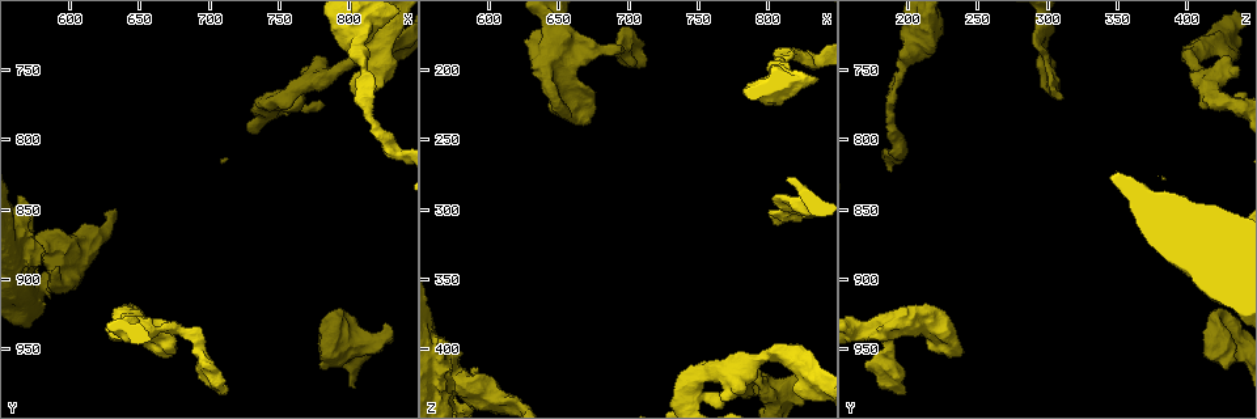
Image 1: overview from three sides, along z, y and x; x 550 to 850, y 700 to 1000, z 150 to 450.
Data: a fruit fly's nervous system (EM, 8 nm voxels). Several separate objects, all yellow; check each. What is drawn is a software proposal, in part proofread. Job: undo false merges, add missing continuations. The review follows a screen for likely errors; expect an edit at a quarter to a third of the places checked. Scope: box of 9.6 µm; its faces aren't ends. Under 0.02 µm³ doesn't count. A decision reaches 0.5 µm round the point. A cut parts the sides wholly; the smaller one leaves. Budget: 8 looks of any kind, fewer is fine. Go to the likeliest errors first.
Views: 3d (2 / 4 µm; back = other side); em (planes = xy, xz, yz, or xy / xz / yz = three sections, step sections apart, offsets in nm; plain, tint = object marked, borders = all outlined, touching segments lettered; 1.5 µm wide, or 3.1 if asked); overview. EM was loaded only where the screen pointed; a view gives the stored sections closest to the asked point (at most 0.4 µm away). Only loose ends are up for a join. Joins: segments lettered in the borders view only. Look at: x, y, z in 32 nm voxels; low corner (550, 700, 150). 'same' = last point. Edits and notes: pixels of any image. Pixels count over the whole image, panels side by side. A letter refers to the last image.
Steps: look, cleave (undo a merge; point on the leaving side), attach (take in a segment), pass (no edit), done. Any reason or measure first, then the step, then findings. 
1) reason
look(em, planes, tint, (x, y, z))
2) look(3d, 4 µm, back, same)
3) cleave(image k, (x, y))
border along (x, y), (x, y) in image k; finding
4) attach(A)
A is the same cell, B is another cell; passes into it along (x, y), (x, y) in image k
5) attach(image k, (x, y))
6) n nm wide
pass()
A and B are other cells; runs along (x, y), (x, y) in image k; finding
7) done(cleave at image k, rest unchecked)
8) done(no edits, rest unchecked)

branch stops here
look(3d, 4 µm, (710, 972, 184))

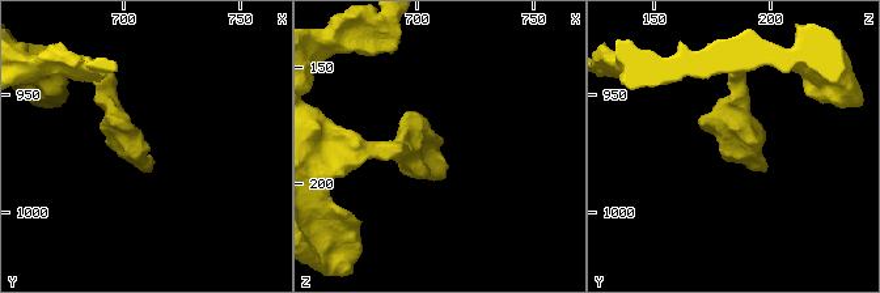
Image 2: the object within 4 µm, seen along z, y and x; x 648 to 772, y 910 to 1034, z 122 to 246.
look(em, planes, borders, (712, 975, 182))

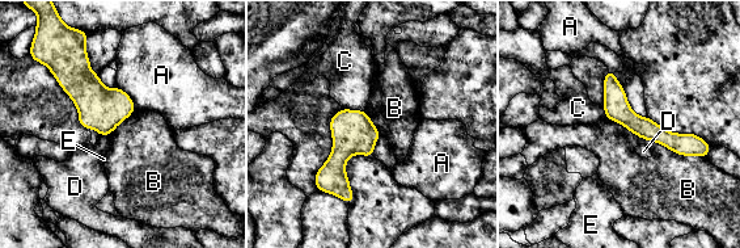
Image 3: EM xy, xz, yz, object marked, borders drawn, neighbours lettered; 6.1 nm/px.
150 nm wide
pass()
A, B, C, D and E are other cells; border along (605, 116), (675, 152), (703, 158) in image 3; none of them fits

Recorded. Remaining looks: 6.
abrupt turn
look(em, planes, borders, (786, 958, 430))

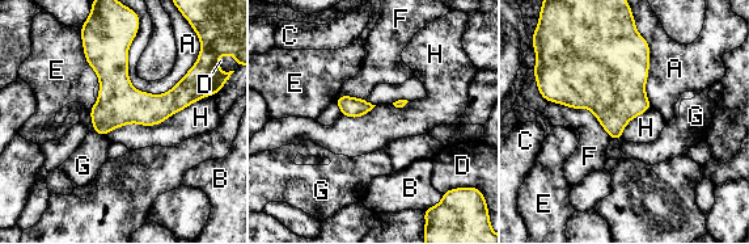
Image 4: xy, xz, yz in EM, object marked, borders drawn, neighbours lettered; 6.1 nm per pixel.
280 nm wide
pass()
A, B, C, D, E, F, G and H are other cells; border along (212, 95), (104, 135) in image 4; one neuron here

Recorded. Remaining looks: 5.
sudden change in width
look(3d, 4 µm, (806, 738, 200))

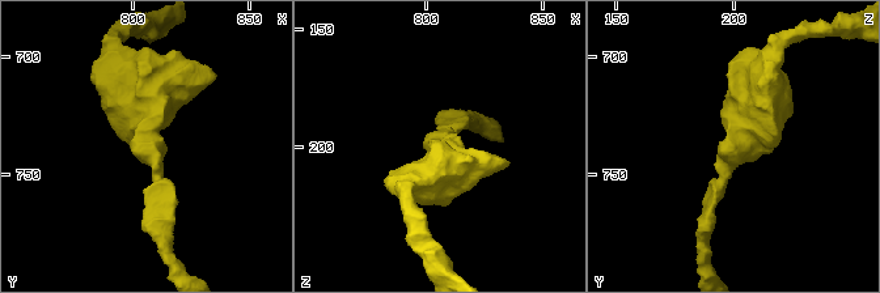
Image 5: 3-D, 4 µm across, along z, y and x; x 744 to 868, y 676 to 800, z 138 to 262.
arms of 170, 650 nm; need the tissue
look(em, planes, tint, (806, 738, 200))

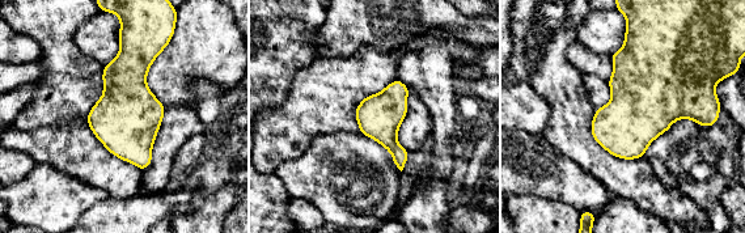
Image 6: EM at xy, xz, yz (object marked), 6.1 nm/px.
look(em, planes, borders, same)

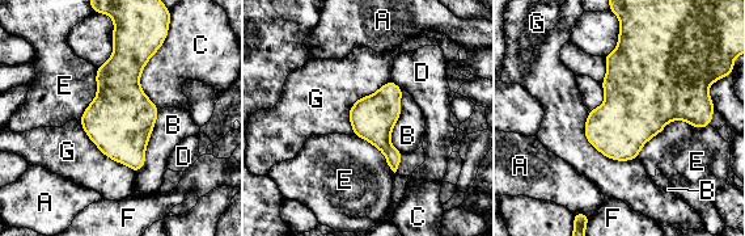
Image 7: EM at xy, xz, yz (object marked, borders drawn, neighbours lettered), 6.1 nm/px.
pass()
A, B, C, D, E, F and G are other cells; continuous, no second neuron

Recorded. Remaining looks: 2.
done(no edits, rest unchecked)

